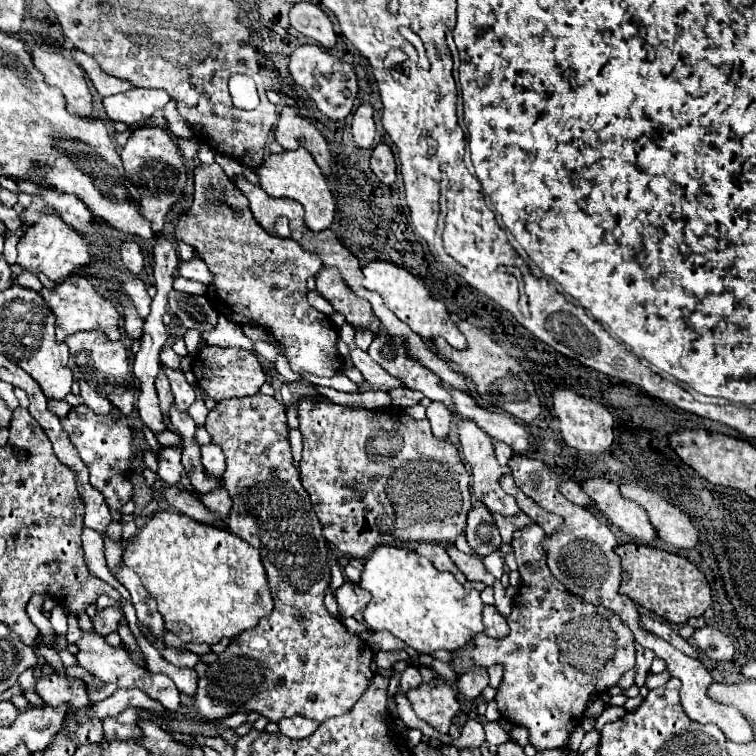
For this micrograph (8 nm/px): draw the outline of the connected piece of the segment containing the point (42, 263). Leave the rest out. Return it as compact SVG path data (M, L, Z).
M45 214L41 216L33 226L27 228L27 232L17 242L17 262L35 274L43 272L53 282L63 280L67 274L71 274L79 264L89 264L93 260L93 254L89 252L89 244L73 230L61 216L57 214Z

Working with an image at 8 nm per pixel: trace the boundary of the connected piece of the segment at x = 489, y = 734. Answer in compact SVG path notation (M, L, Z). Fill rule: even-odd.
M485 722L485 740L489 744L499 746L499 744L505 744L509 740L509 736L499 728L497 722Z

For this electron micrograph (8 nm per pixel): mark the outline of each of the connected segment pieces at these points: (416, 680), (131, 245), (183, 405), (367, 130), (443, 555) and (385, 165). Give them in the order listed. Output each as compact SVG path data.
M407 668L407 670L401 674L401 684L399 684L399 688L401 688L403 692L407 692L407 690L411 690L411 688L417 688L419 684L421 684L421 674L419 674L417 668Z
M125 240L121 246L121 258L123 258L123 266L133 272L139 274L143 270L143 262L145 262L145 254L141 250L141 246L135 240Z
M165 368L165 374L169 376L169 382L171 382L171 390L173 390L173 396L175 396L175 404L181 412L187 412L189 406L195 402L195 392L193 388L187 384L183 372L175 372L171 368Z
M361 104L353 114L353 138L357 146L369 148L375 140L375 122L373 122L373 108L369 104Z
M421 542L421 544L417 544L415 550L419 552L419 556L429 558L437 570L451 572L461 584L465 584L465 580L467 580L465 574L453 564L453 560L449 560L449 554L447 554L445 546L439 546L439 544L433 544L433 542Z
M379 144L371 154L371 170L383 184L393 184L397 178L397 164L391 148L387 144Z

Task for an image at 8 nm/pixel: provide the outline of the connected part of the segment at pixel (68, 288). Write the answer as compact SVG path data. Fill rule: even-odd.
M71 274L65 282L55 284L53 290L41 288L39 292L49 308L55 312L57 322L57 340L63 340L65 336L79 332L79 330L101 330L109 336L109 340L121 340L123 330L121 330L121 312L117 310L117 304L113 298L107 298L101 294L95 286L91 286L91 280L83 274Z

